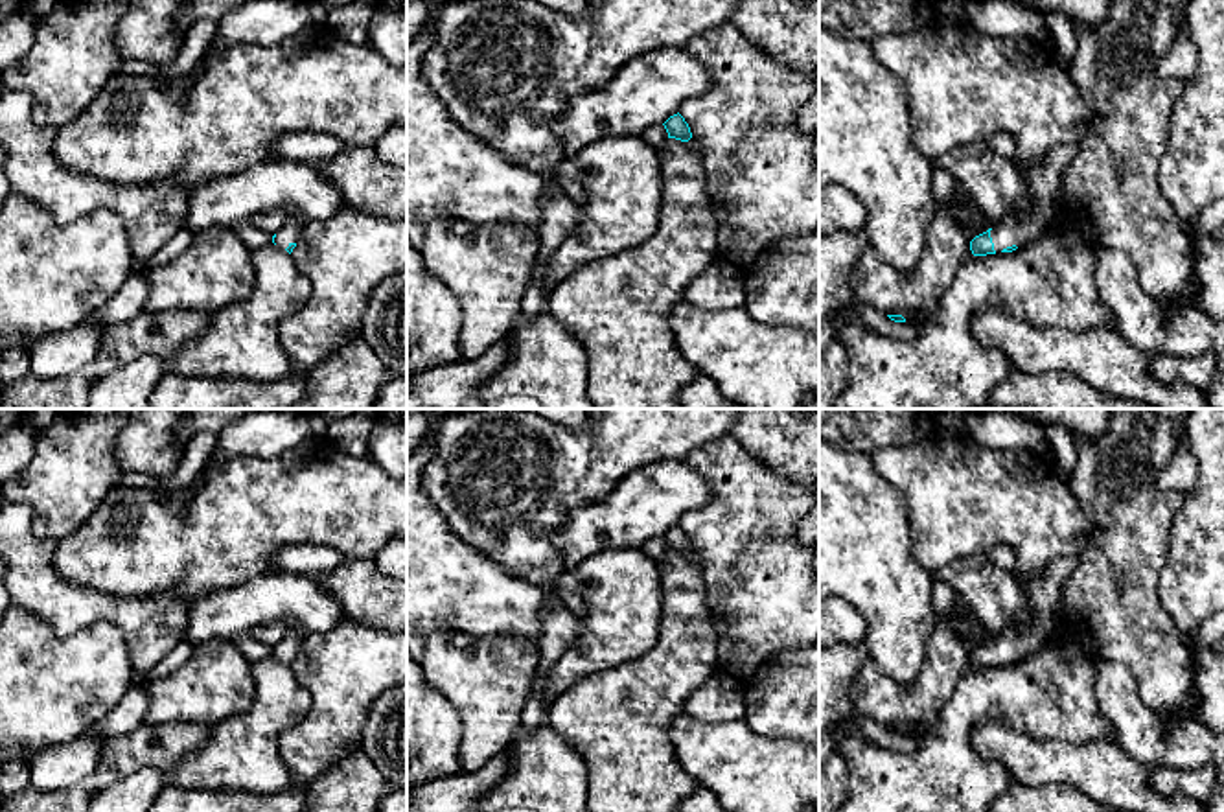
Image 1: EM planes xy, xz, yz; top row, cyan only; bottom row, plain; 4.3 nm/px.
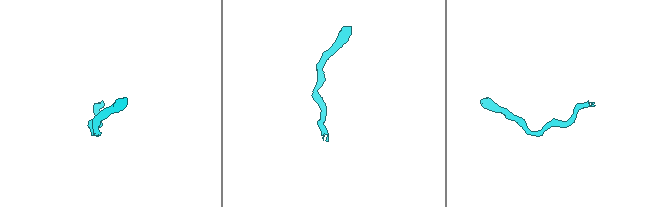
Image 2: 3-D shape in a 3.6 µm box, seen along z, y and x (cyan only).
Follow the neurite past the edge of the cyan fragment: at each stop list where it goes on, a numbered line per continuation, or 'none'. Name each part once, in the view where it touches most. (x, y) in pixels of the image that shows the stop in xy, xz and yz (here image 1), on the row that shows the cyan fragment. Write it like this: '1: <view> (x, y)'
1: yz (1044, 179)

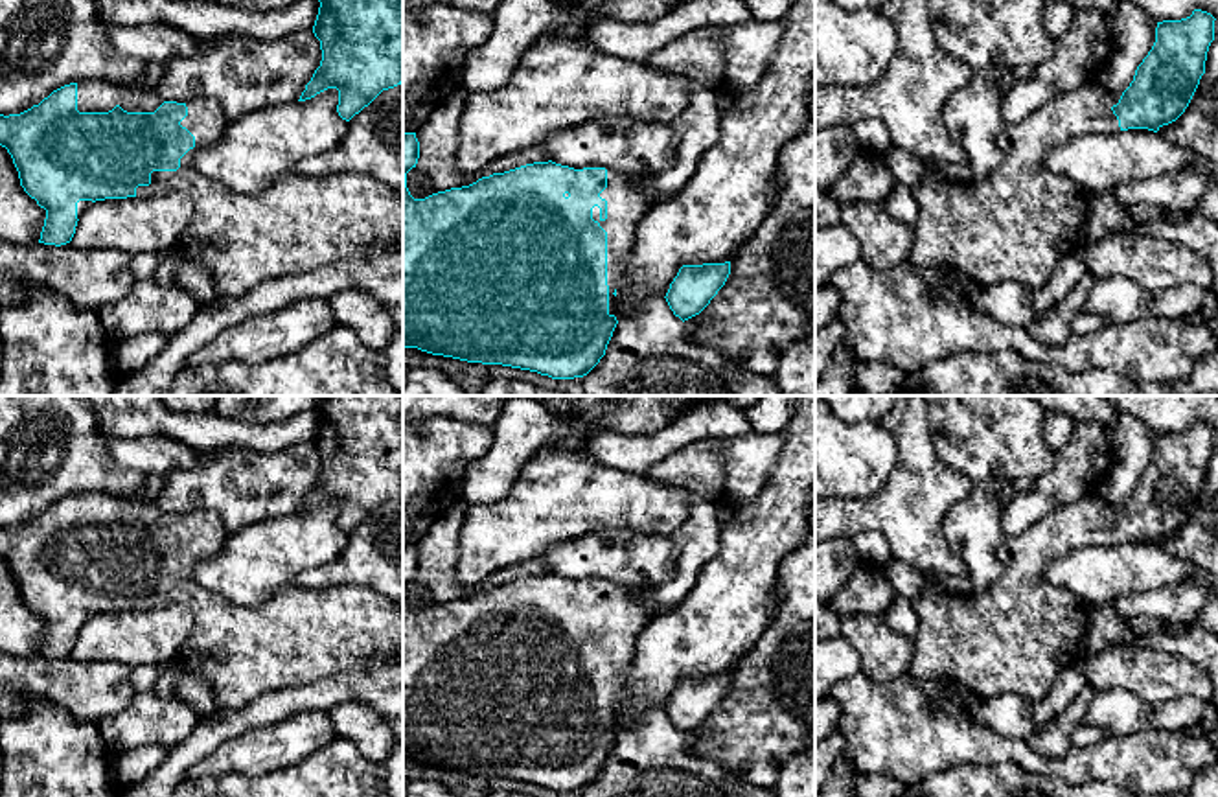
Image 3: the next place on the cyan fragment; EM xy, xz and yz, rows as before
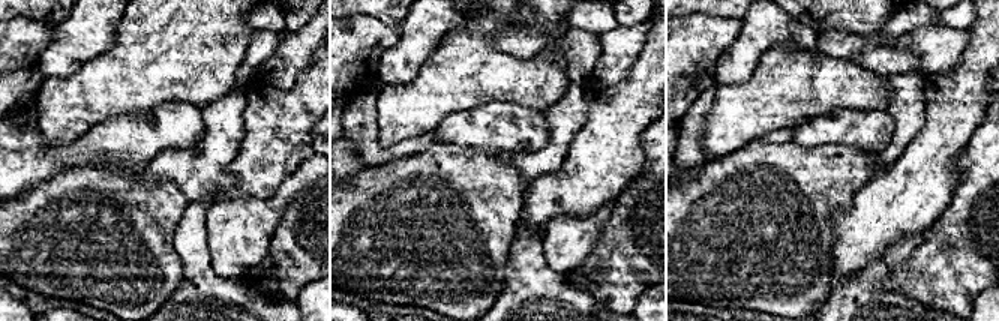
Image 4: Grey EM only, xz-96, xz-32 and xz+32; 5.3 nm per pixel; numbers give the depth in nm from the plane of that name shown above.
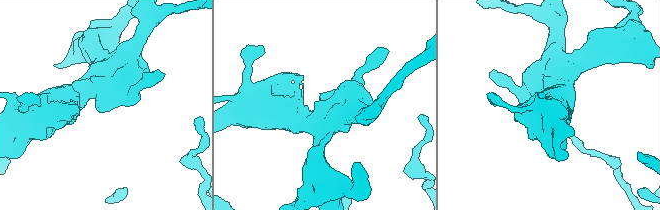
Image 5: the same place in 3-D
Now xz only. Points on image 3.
1: xz (626, 205)

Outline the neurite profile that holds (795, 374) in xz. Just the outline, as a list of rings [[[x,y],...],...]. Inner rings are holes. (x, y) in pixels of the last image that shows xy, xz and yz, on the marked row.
[[[815,333],[778,355],[775,381],[784,396],[815,396]]]

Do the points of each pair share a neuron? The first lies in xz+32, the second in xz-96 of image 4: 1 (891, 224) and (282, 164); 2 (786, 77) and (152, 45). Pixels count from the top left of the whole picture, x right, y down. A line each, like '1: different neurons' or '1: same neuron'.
1: same neuron
2: same neuron

